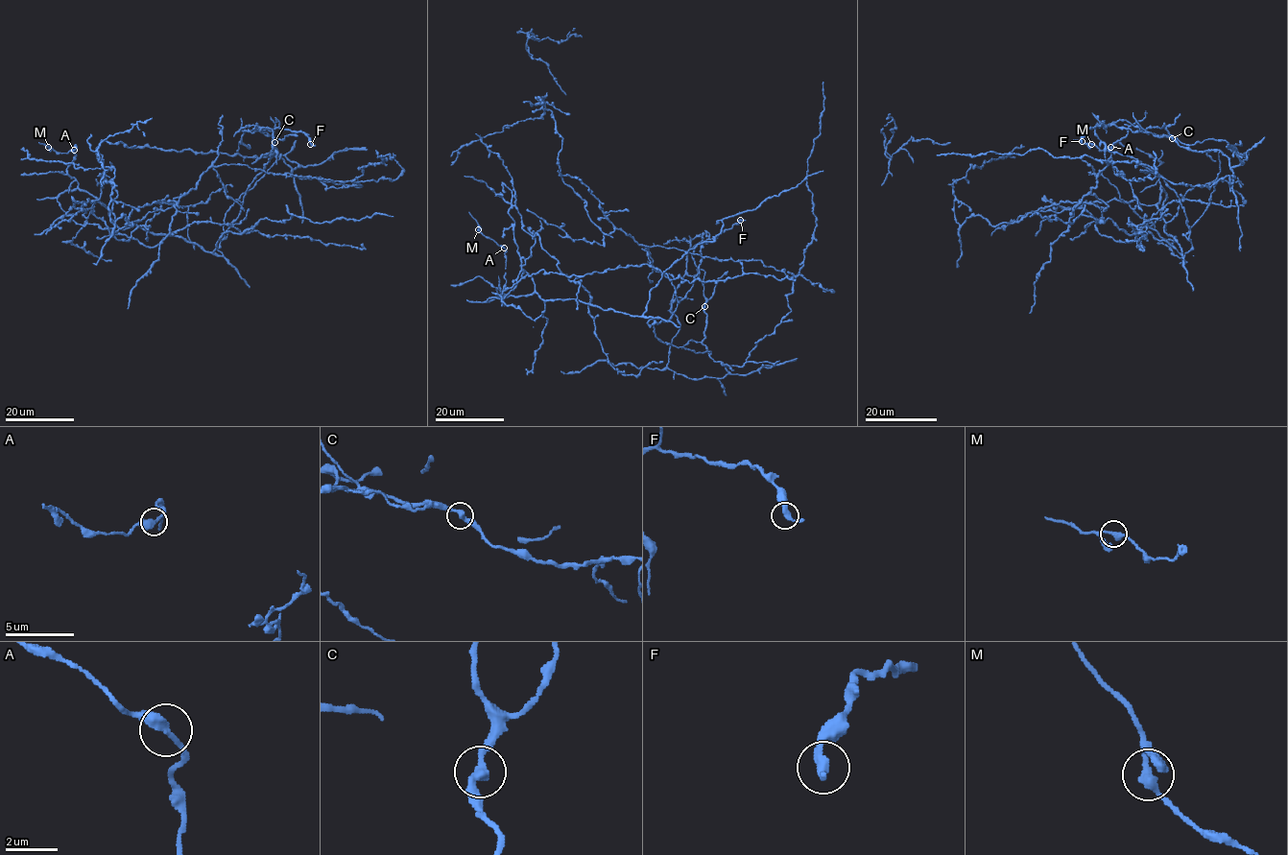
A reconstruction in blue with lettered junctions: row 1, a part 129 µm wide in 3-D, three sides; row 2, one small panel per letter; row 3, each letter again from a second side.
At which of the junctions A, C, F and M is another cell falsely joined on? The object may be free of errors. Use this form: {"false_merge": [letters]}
{"false_merge": []}

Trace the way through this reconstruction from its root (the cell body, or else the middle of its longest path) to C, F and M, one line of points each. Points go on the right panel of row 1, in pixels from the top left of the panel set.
C: (1199, 151), (1182, 148), (1172, 138)
F: (1199, 151), (1182, 148), (1166, 135), (1132, 131), (1113, 124), (1102, 123), (1087, 128), (1082, 141)
M: (1199, 151), (1125, 120), (1095, 128), (1179, 198), (1191, 243), (1182, 257), (1157, 206), (1160, 162), (1091, 144)

